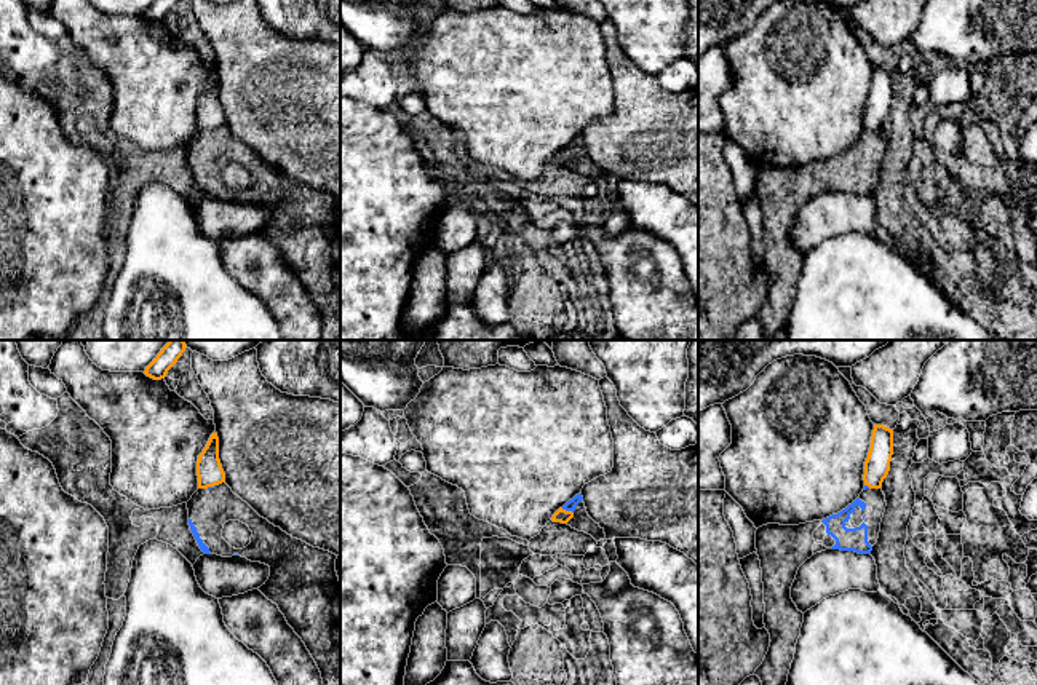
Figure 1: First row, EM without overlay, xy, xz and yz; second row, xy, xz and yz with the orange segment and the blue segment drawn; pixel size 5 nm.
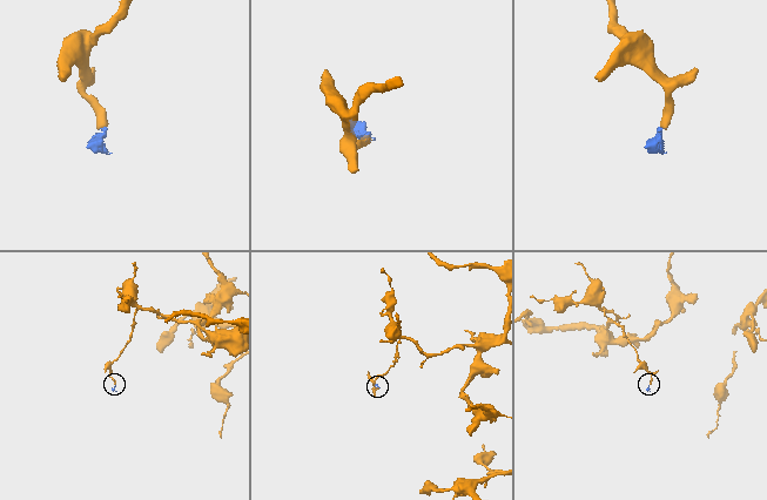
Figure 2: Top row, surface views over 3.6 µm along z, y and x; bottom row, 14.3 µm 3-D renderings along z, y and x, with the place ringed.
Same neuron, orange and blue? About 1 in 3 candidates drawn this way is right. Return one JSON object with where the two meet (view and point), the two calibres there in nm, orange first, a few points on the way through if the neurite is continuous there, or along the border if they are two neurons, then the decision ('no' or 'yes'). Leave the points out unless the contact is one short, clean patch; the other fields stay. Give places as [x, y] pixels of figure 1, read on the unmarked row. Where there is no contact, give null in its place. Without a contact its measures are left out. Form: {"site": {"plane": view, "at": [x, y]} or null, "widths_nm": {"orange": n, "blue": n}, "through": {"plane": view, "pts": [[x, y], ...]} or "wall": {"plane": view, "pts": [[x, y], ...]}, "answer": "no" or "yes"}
{"site": {"plane": "xz", "at": [568, 154]}, "widths_nm": {"orange": 70, "blue": 50}, "wall": {"plane": "xz", "pts": [[561, 150], [572, 155]]}, "answer": "no"}

